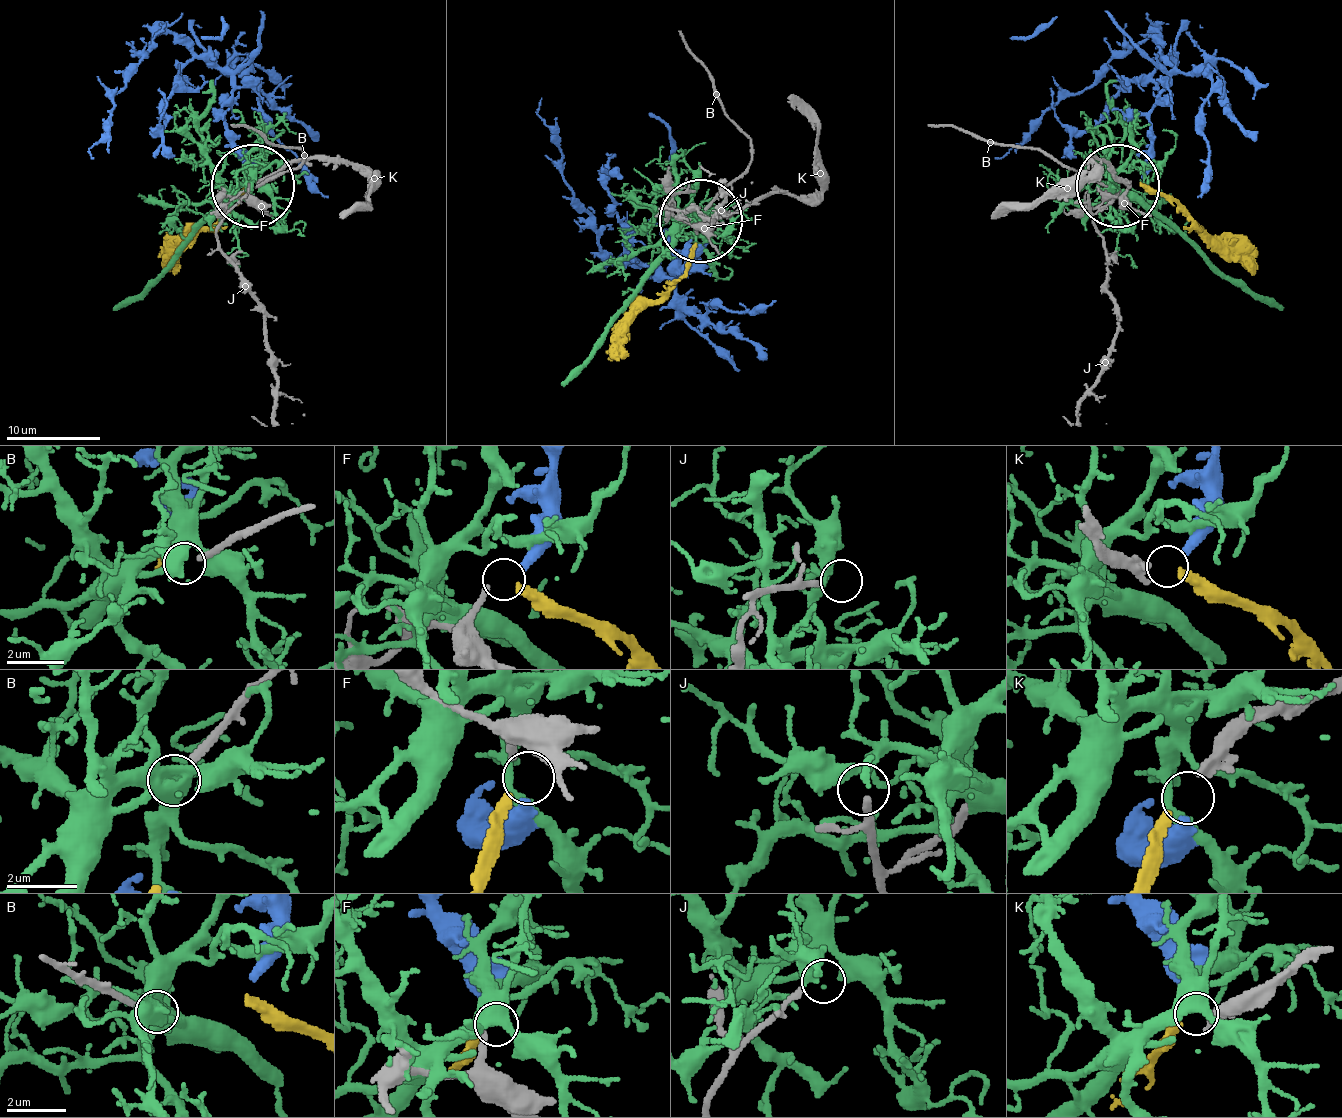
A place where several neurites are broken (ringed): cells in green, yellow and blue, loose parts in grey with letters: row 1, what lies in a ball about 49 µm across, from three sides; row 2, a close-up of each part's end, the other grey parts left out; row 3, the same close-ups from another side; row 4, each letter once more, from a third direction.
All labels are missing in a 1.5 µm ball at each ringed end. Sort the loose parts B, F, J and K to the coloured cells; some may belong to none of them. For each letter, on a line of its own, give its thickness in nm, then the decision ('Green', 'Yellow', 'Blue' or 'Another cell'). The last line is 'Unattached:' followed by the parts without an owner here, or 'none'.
B: Thickness 200 nm. Green
F: Thickness 220 nm. Blue
J: Thickness 130 nm. Another cell
K: Thickness 360 nm. Yellow
Unattached: J

